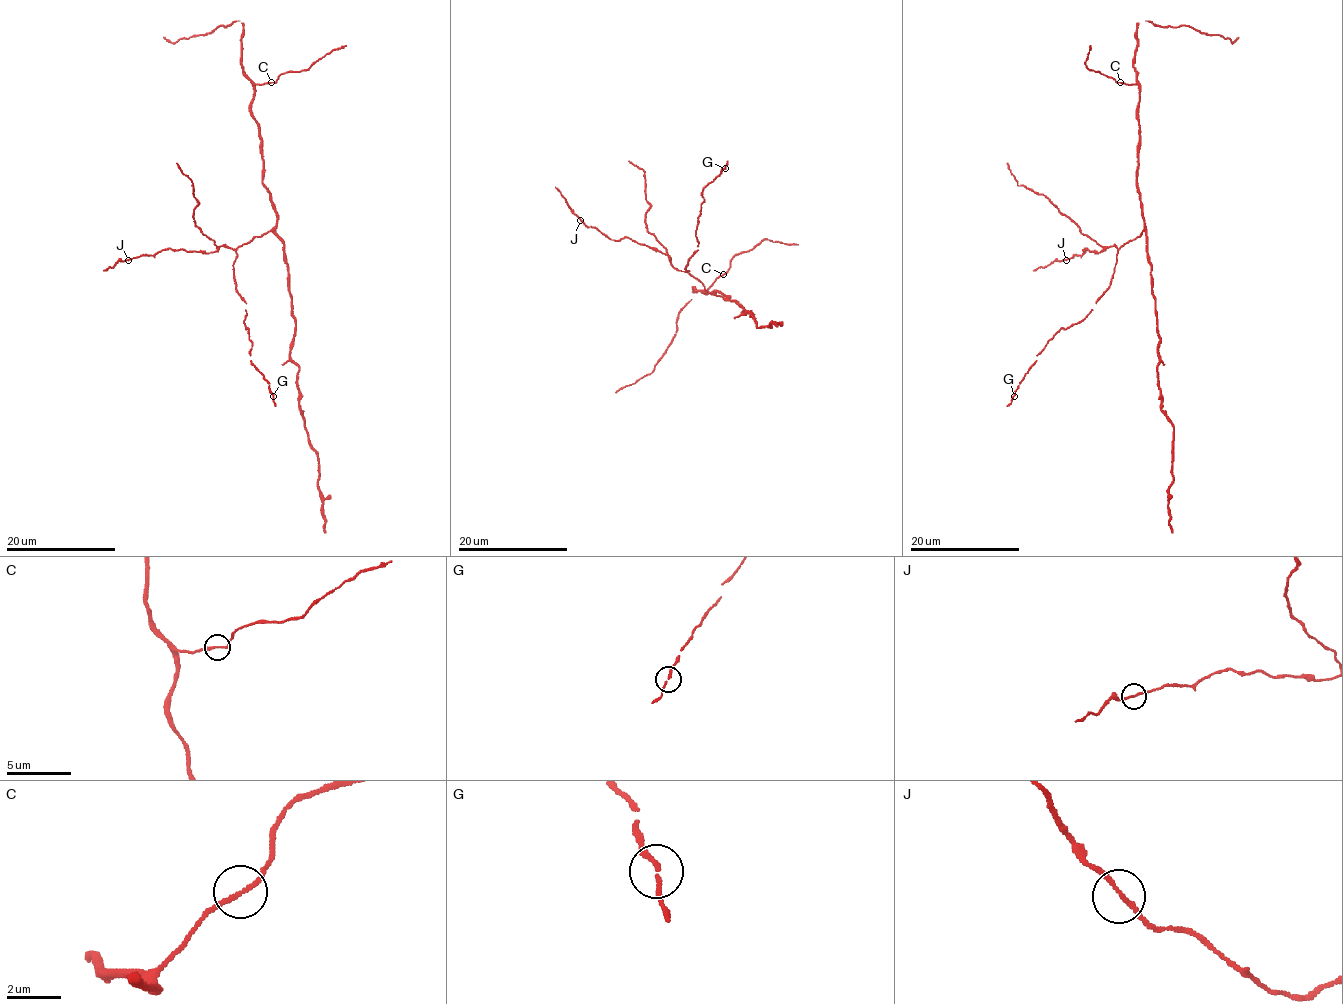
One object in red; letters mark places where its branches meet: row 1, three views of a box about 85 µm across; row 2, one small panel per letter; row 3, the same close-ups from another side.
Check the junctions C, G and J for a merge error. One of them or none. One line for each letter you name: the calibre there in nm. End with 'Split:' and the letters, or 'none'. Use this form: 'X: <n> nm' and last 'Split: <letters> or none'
Split: none

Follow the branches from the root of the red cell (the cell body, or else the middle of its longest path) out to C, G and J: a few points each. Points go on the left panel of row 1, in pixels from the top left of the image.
C: (276, 213), (270, 193), (262, 182), (259, 124), (251, 112), (254, 85), (272, 82)
G: (276, 213), (277, 223), (243, 243), (233, 264), (251, 364), (273, 395)
J: (276, 213), (277, 223), (269, 231), (235, 249), (220, 246), (211, 253), (166, 249), (128, 260)

